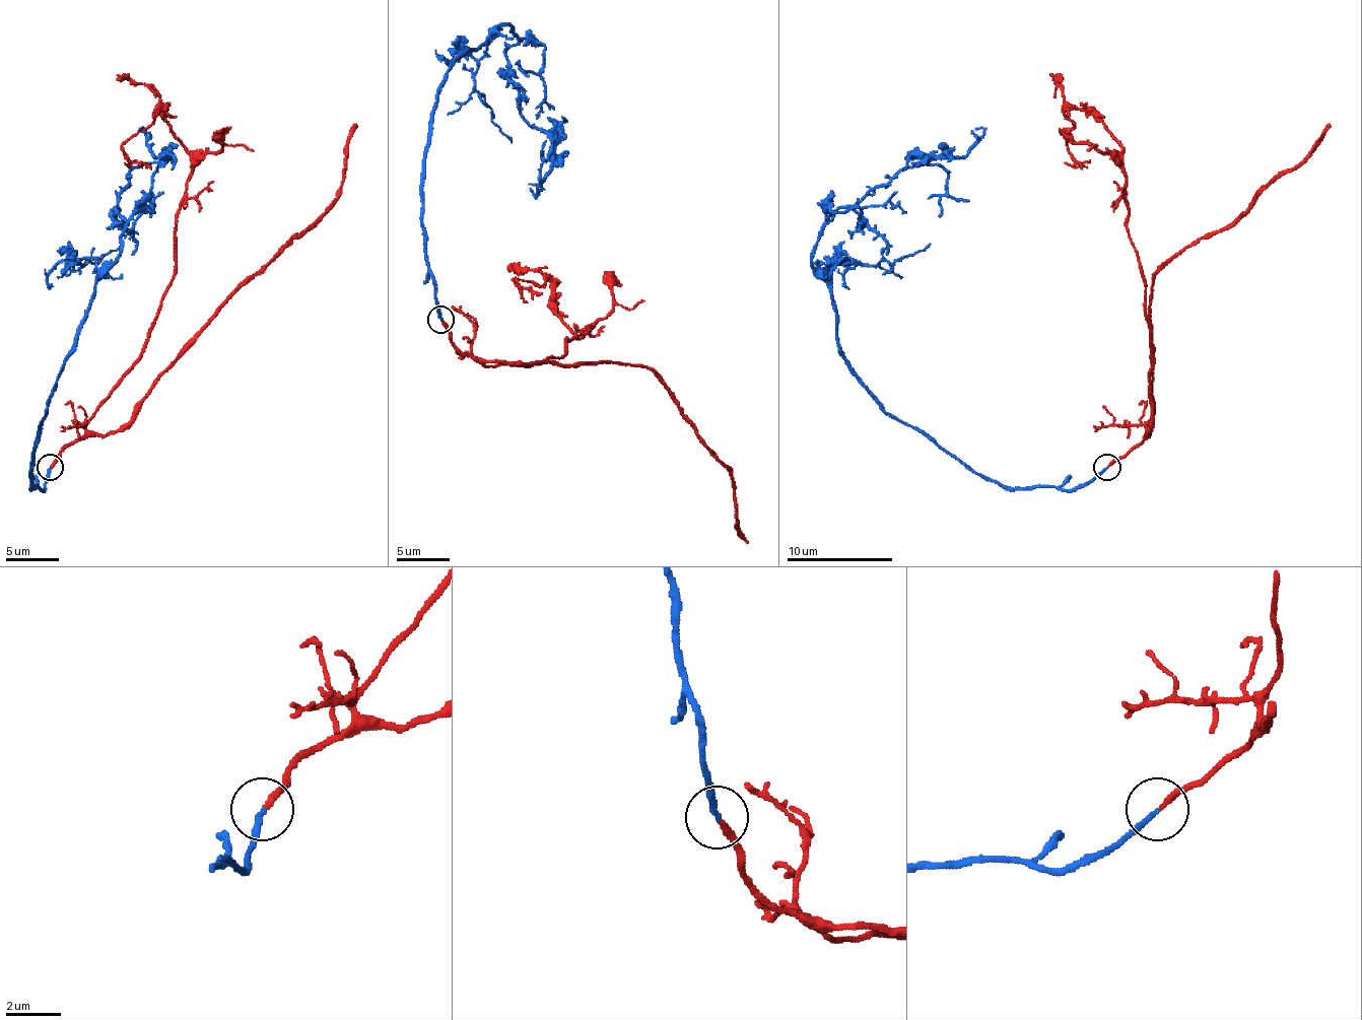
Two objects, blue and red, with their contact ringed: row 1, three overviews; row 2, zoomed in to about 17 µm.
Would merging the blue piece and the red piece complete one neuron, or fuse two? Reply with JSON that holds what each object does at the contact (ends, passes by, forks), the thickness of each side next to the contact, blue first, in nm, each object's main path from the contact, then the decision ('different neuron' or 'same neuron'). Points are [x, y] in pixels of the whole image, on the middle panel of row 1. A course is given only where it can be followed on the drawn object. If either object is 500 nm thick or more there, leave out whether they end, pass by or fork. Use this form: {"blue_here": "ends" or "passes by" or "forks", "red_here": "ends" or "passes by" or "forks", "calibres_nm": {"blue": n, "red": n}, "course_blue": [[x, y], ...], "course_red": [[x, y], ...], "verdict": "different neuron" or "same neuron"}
{"blue_here": "ends", "red_here": "ends", "calibres_nm": {"blue": 200, "red": 240}, "course_blue": [[441, 319], [423, 215], [433, 104], [465, 50], [505, 23], [519, 112], [550, 140], [550, 173], [529, 191]], "course_red": [[441, 321], [484, 366], [558, 358], [566, 340], [583, 335], [556, 314], [548, 279], [514, 279], [542, 294]], "verdict": "same neuron"}

